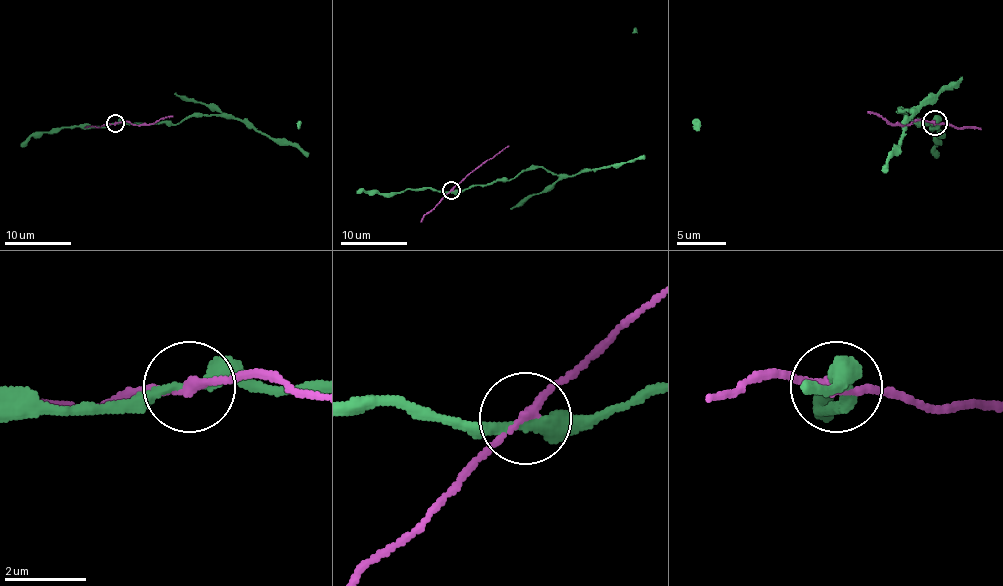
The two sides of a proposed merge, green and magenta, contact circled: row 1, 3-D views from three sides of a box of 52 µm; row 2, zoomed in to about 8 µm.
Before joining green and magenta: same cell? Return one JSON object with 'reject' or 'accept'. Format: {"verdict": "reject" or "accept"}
{"verdict": "reject"}

